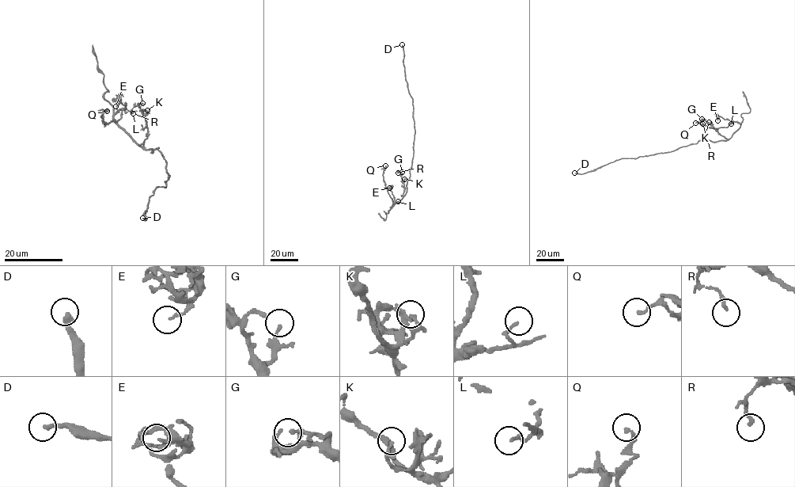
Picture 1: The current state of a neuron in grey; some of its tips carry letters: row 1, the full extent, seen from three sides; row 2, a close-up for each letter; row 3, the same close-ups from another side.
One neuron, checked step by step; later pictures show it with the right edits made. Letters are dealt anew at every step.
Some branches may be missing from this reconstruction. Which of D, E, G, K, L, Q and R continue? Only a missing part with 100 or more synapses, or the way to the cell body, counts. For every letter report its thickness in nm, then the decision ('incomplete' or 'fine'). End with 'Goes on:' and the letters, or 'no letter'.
D: 260 nm thick; incomplete
E: 150 nm thick; fine
G: 160 nm thick; fine
K: 140 nm thick; fine
L: 150 nm thick; fine
Q: 160 nm thick; fine
R: 180 nm thick; fine
Goes on: D

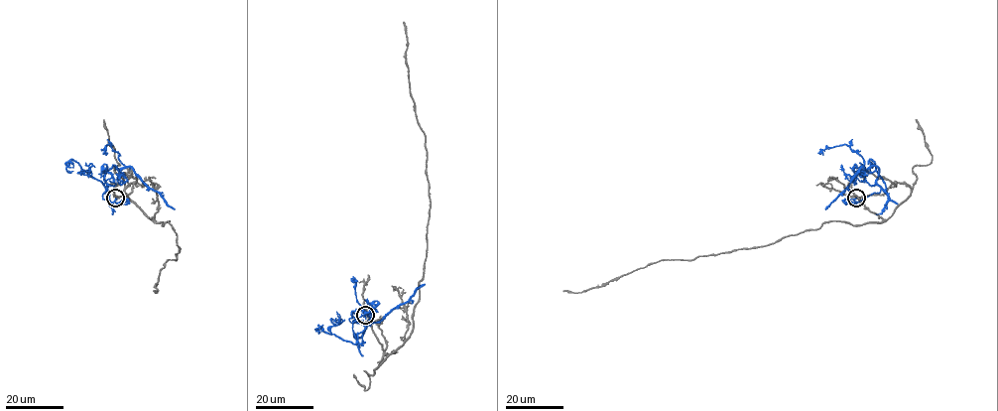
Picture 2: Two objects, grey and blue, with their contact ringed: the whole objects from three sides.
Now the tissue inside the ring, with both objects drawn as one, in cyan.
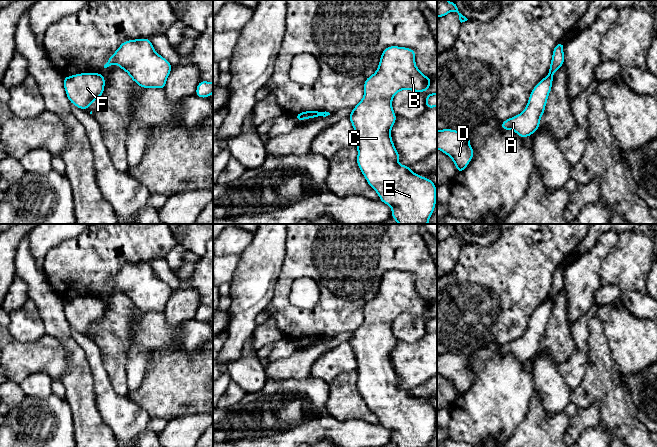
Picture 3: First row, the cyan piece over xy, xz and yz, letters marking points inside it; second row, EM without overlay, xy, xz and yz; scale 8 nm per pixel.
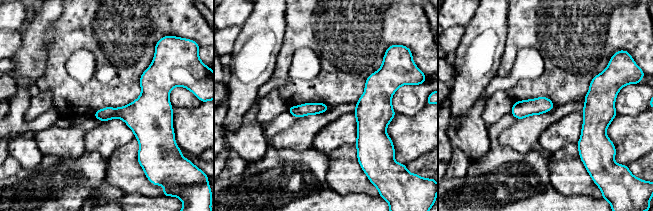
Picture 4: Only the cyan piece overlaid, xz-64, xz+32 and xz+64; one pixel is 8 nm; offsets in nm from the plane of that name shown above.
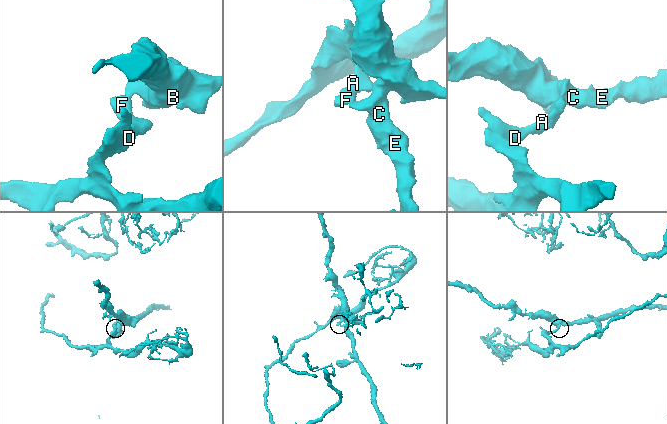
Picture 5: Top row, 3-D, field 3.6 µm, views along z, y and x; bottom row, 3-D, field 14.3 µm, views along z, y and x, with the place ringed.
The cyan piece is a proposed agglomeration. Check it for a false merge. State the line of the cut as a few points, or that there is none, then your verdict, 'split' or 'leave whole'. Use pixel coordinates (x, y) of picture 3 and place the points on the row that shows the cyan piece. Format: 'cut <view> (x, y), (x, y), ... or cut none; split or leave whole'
cut yz (549, 73), (552, 75); split

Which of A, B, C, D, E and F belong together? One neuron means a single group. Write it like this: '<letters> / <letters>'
A D F / B C E

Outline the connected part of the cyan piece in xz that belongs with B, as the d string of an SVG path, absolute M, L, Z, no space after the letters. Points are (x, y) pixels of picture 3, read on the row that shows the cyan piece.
M389 46L382 52L377 71L364 82L363 99L352 109L352 113L348 116L356 133L358 167L370 187L378 193L380 201L392 208L392 218L399 224L428 224L436 205L436 186L431 179L413 173L410 166L398 163L400 154L397 152L390 134L397 117L391 103L397 92L403 89L424 92L429 88L431 81L432 79L422 74L416 67L415 51L413 49Z

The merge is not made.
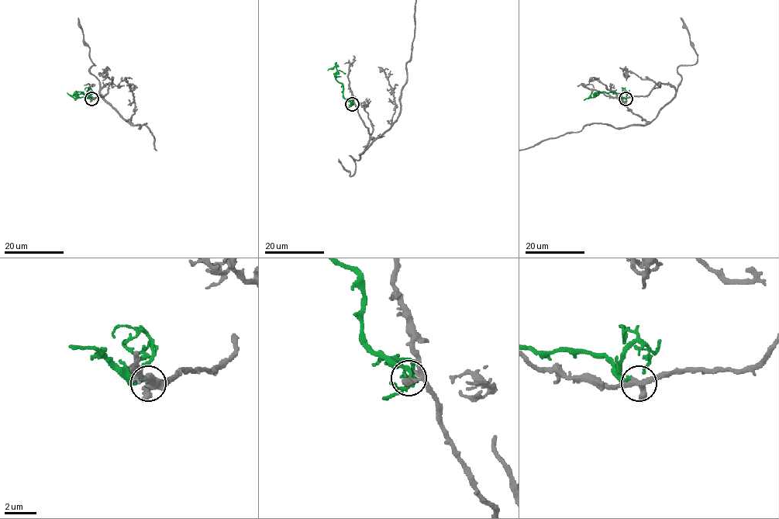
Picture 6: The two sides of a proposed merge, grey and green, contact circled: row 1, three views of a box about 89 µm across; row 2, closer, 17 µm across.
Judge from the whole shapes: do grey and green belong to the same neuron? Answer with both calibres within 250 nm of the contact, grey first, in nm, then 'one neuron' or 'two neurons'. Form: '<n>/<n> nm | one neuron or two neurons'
320/170 nm | two neurons

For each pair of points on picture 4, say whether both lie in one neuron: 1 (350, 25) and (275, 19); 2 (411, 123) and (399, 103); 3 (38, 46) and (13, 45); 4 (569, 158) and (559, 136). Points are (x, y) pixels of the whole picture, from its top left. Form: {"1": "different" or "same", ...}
{"1": "different", "2": "different", "3": "different", "4": "different"}

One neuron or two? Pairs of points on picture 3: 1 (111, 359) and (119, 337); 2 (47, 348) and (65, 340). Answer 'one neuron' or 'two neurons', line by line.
1: one neuron
2: two neurons

